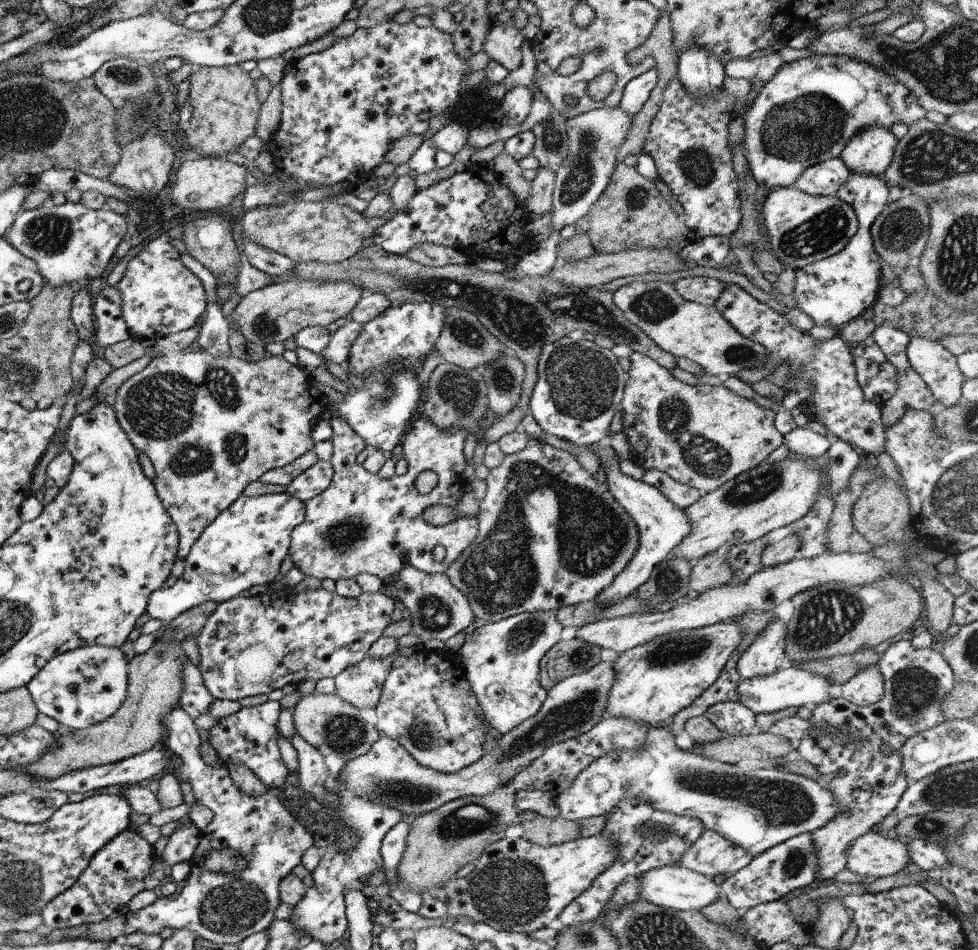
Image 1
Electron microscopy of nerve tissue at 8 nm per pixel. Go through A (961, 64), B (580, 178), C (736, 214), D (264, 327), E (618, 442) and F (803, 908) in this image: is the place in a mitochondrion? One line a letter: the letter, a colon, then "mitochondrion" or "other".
A: mitochondrion
B: mitochondrion
C: other
D: mitochondrion
E: other
F: other

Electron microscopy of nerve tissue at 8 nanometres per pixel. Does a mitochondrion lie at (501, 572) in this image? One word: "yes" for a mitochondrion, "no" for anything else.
yes

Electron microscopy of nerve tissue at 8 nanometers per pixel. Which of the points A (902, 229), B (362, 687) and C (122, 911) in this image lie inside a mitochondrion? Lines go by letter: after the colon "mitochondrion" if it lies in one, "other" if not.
A: mitochondrion
B: other
C: other

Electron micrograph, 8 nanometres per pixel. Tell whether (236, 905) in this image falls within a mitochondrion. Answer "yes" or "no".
yes

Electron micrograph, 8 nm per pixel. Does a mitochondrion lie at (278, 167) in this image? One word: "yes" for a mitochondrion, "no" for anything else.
no

